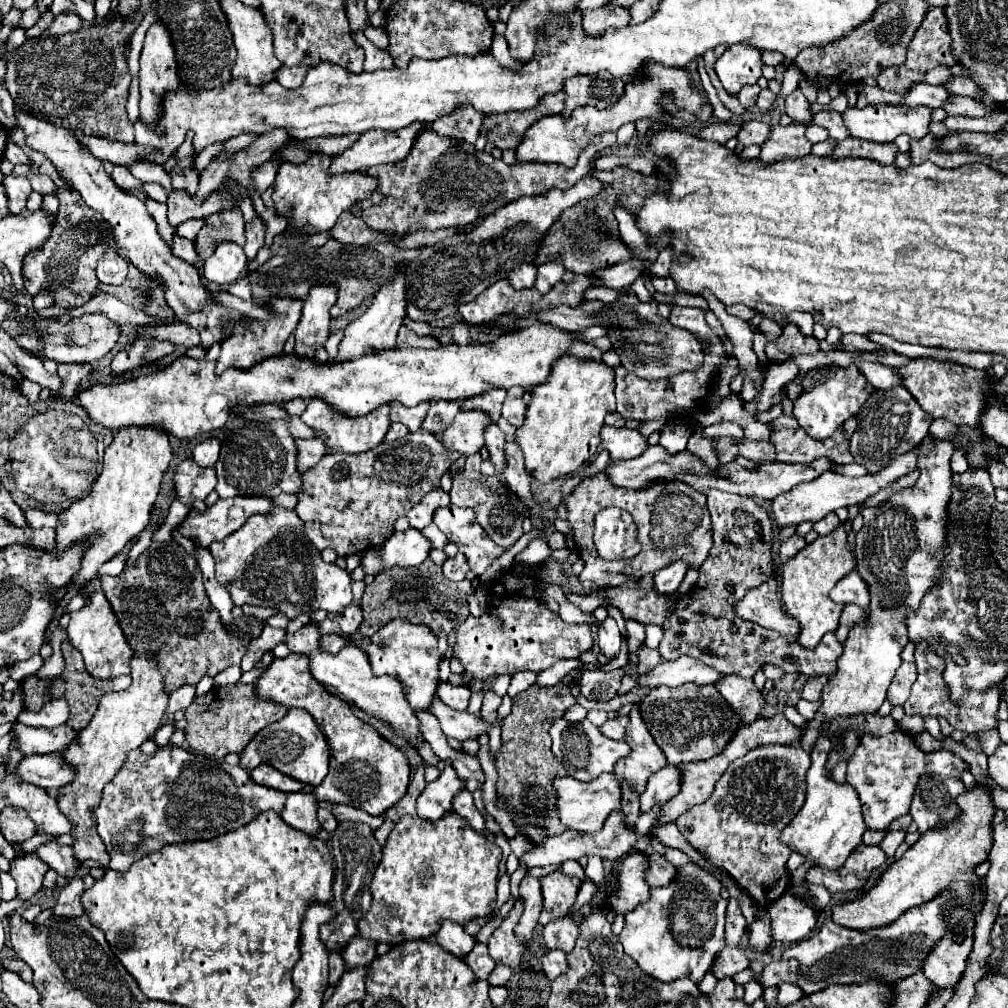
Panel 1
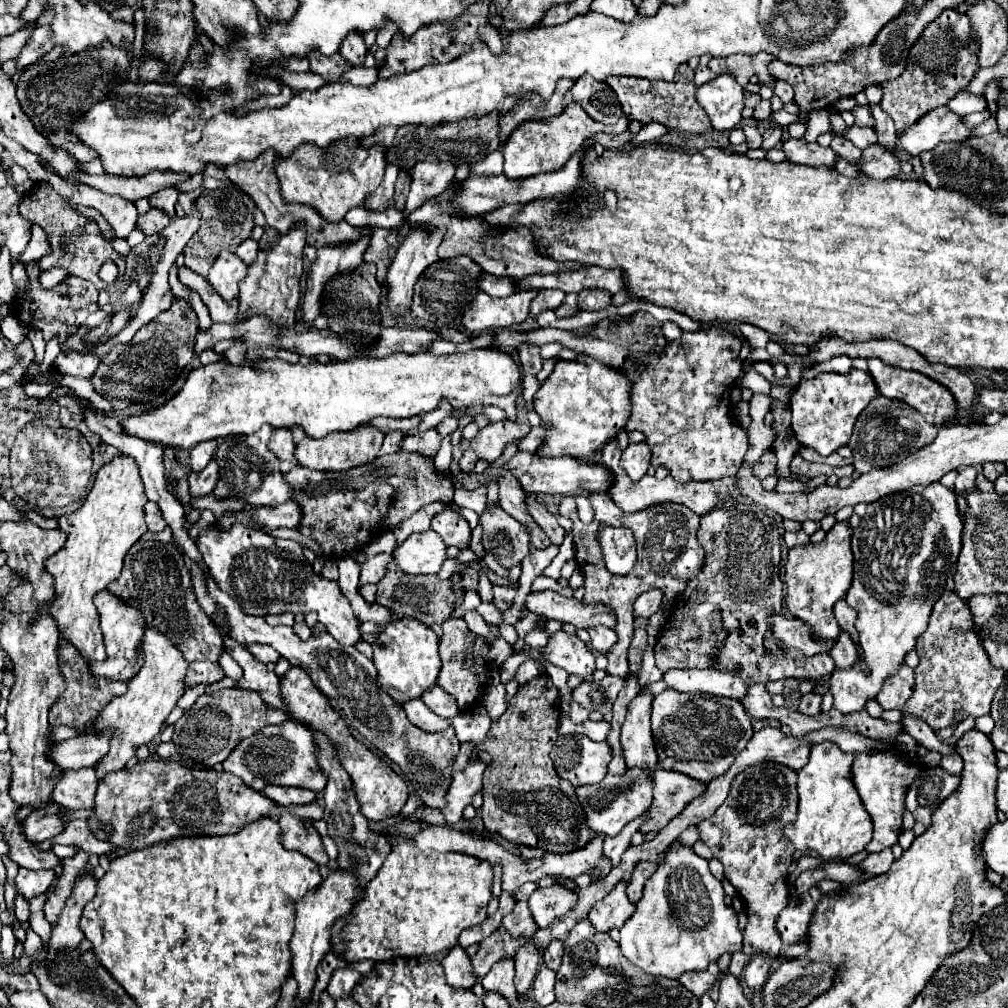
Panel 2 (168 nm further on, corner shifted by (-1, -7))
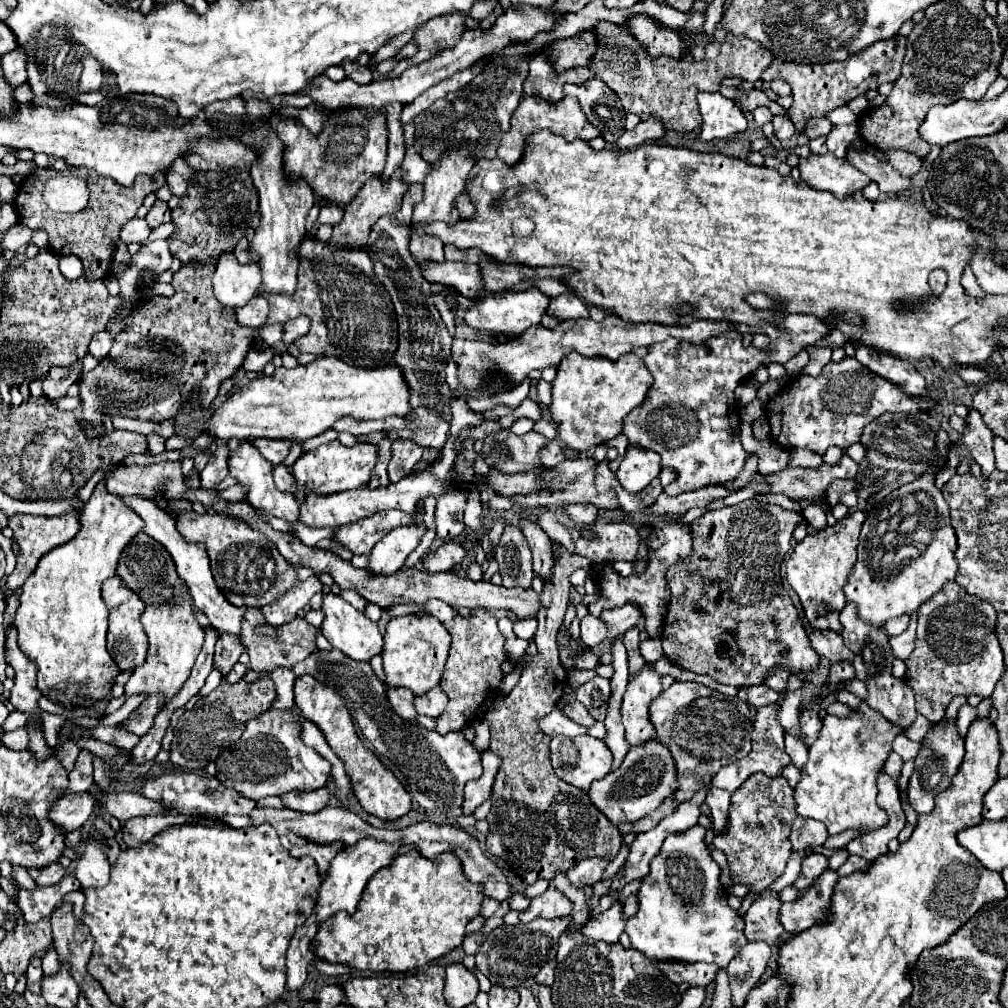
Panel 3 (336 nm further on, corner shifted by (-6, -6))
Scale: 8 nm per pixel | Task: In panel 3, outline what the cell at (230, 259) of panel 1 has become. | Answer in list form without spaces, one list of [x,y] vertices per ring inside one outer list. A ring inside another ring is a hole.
[[[223,253],[213,273],[213,293],[223,307],[243,307],[259,289],[261,275],[255,261],[241,265],[233,253]]]

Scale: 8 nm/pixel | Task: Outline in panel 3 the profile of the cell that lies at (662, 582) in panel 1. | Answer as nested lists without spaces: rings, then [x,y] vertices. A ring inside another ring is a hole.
[[[623,605],[623,607],[615,607],[615,609],[607,609],[601,615],[601,621],[607,627],[607,639],[615,639],[619,635],[623,635],[629,627],[637,625],[637,621],[641,619],[641,609],[637,605]]]

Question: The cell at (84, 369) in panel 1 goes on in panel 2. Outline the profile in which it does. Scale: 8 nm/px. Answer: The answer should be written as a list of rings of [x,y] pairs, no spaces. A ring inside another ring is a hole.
[[[60,352],[58,358],[54,360],[52,368],[58,374],[70,374],[70,376],[80,376],[90,380],[92,374],[98,368],[98,358],[94,356],[86,356],[86,354],[78,354],[78,352]]]

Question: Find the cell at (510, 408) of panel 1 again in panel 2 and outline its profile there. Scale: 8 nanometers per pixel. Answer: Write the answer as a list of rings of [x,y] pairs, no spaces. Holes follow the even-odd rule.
[[[536,426],[536,428],[532,428],[532,432],[528,432],[528,436],[518,440],[518,448],[534,452],[542,444],[542,440],[544,440],[544,430],[542,430],[542,426]]]

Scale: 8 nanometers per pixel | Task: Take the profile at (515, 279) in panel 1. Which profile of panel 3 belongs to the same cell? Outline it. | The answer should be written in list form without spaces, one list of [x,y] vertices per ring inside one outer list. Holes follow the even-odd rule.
[[[445,259],[443,263],[427,263],[427,267],[421,269],[421,275],[429,283],[441,283],[441,285],[455,287],[463,297],[473,297],[477,291],[485,289],[481,283],[477,265],[467,265],[467,263]]]

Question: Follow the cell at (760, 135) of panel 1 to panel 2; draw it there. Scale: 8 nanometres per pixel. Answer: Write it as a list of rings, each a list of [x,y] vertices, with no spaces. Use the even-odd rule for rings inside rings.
[[[780,126],[764,130],[764,134],[762,134],[762,150],[770,150],[770,148],[774,148],[778,142],[782,142],[782,128],[780,128]]]

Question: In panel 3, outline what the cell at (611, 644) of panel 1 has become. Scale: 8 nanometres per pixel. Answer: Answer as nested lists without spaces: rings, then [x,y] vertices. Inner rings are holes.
[[[587,615],[581,619],[581,641],[587,647],[599,645],[605,639],[605,633],[607,633],[607,627],[597,617]]]

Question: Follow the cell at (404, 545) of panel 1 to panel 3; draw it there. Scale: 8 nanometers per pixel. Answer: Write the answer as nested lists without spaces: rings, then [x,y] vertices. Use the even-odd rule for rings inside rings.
[[[449,541],[449,543],[443,543],[433,555],[425,557],[423,559],[423,567],[429,571],[429,573],[439,573],[439,571],[451,571],[455,565],[463,563],[467,551],[461,543],[455,543],[455,541]]]

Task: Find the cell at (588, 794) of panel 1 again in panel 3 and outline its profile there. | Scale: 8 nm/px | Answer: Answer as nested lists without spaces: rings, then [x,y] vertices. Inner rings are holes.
[[[649,739],[639,747],[631,747],[625,761],[615,773],[609,773],[605,779],[599,779],[591,785],[589,797],[593,805],[613,823],[619,825],[623,821],[635,823],[643,815],[655,811],[665,799],[669,799],[675,791],[679,791],[679,781],[675,775],[675,761],[671,759],[671,751],[663,747],[661,739]]]

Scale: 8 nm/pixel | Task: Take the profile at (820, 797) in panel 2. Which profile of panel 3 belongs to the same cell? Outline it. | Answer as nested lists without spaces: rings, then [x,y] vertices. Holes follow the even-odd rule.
[[[863,701],[851,715],[837,717],[837,715],[825,715],[823,727],[819,731],[817,741],[809,747],[809,761],[805,763],[801,771],[801,781],[795,789],[795,801],[797,801],[797,813],[801,817],[811,817],[817,821],[823,821],[827,825],[829,835],[837,835],[847,829],[865,829],[873,831],[877,827],[887,825],[887,813],[877,805],[877,777],[883,773],[883,765],[887,757],[891,755],[891,743],[903,729],[895,727],[883,715],[867,707]]]

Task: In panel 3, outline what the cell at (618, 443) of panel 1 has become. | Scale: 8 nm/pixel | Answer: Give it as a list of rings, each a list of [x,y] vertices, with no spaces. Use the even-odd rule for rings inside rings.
[[[641,447],[627,449],[625,459],[617,469],[617,479],[621,487],[629,493],[643,491],[661,471],[661,459],[655,451],[645,451]]]

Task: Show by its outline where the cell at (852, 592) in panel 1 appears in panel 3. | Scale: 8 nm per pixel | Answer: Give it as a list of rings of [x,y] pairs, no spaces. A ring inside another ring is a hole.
[[[847,603],[847,607],[841,611],[839,615],[841,625],[843,625],[843,643],[853,651],[853,667],[855,667],[855,677],[861,679],[867,689],[869,689],[869,697],[867,697],[867,705],[879,713],[883,713],[883,717],[887,721],[891,721],[893,725],[899,725],[901,729],[905,729],[909,723],[913,723],[917,711],[915,711],[915,697],[913,691],[907,687],[905,679],[895,679],[891,675],[891,663],[893,663],[893,651],[889,647],[889,635],[887,631],[879,631],[879,627],[867,627],[867,623],[863,623],[857,615],[857,607],[855,603]]]

